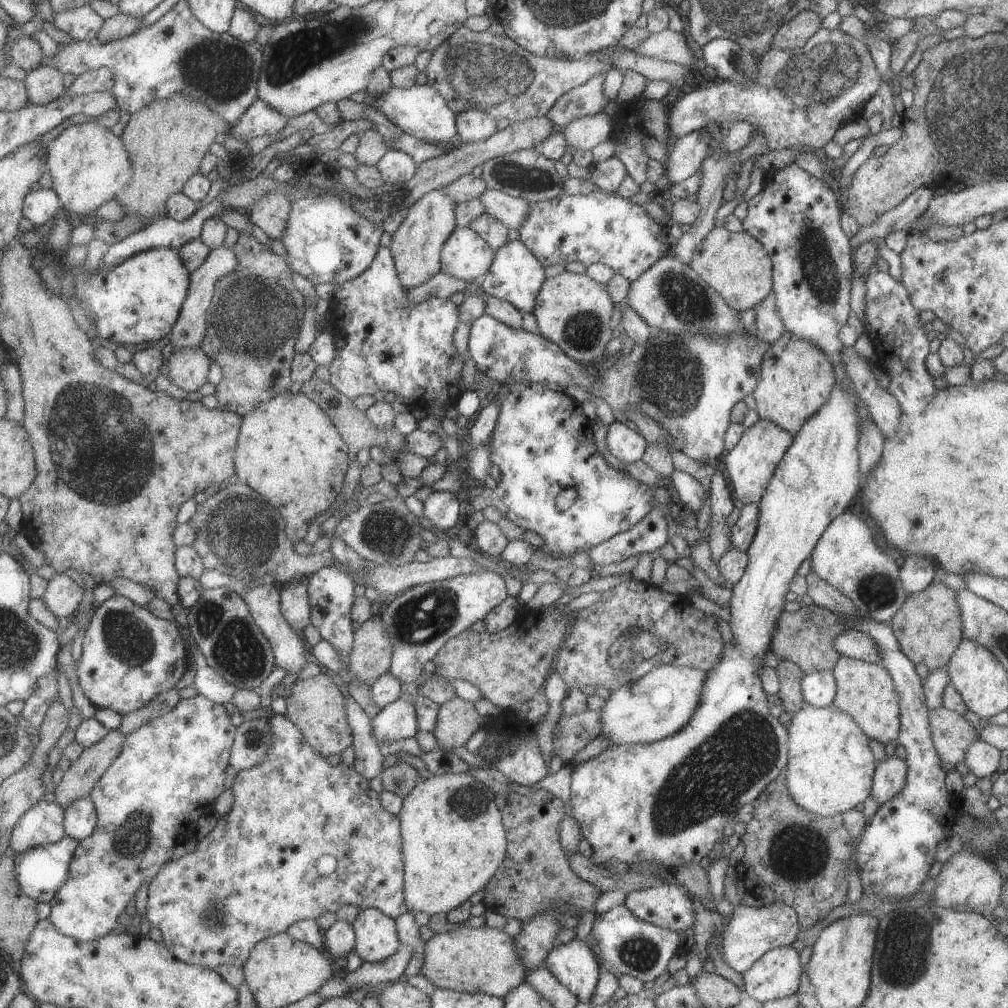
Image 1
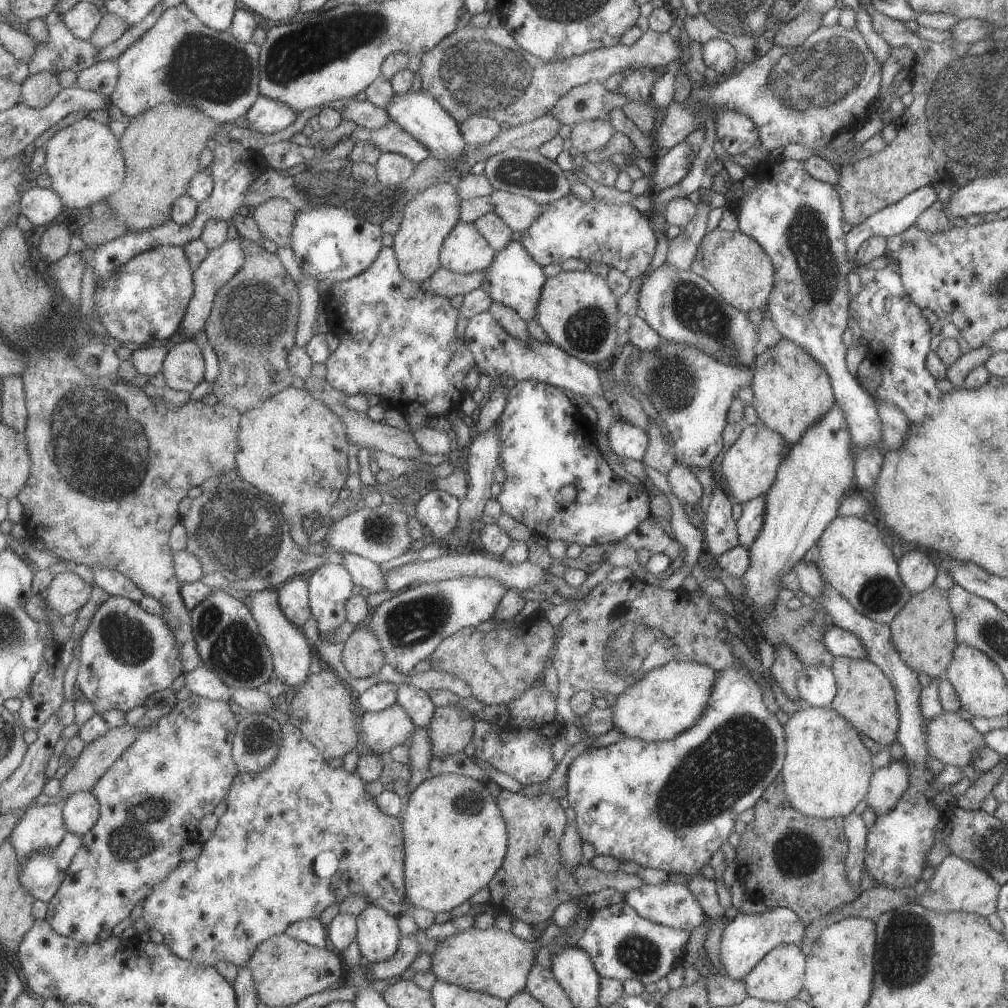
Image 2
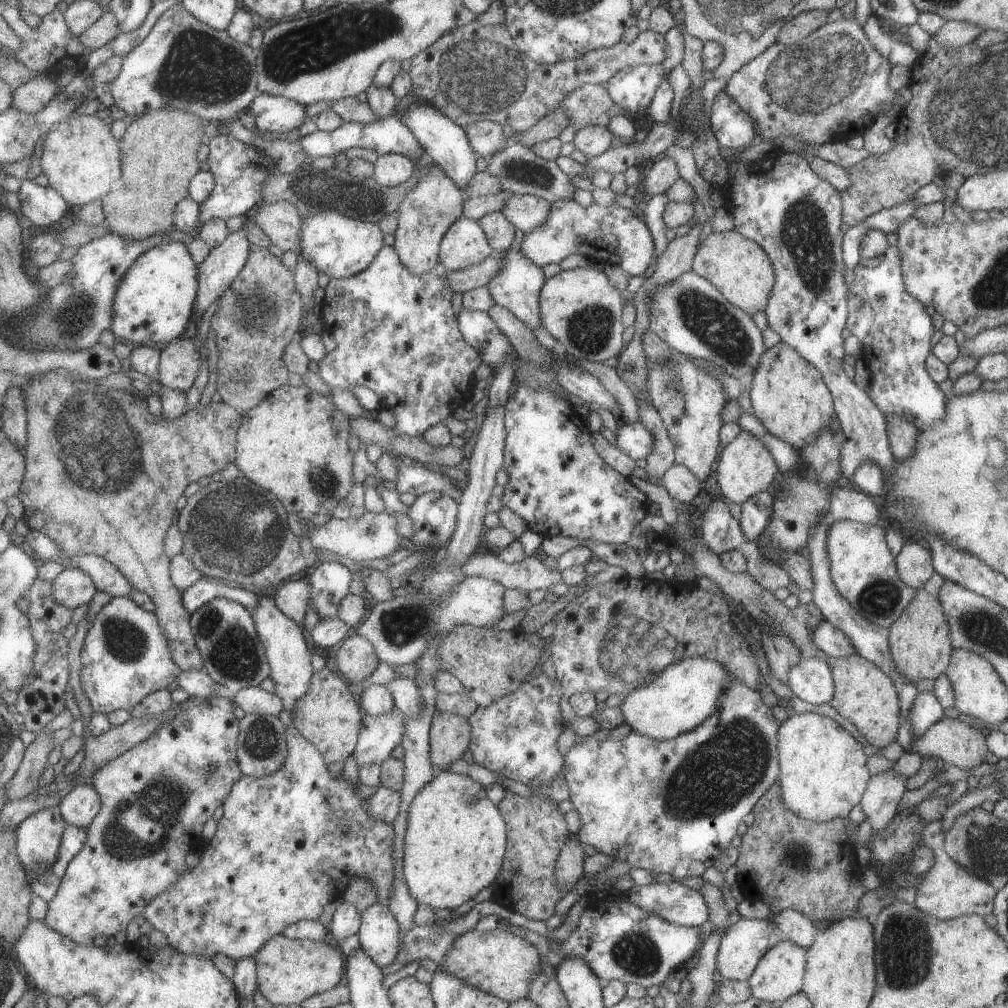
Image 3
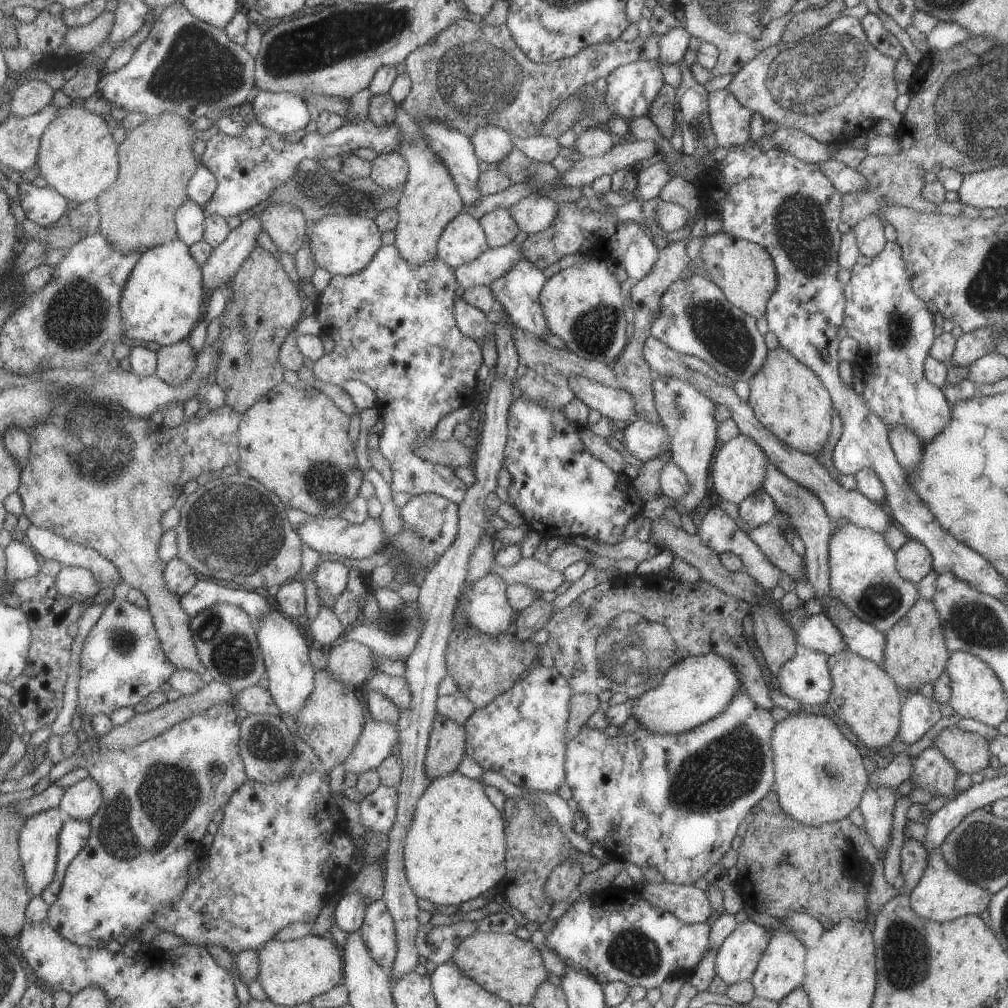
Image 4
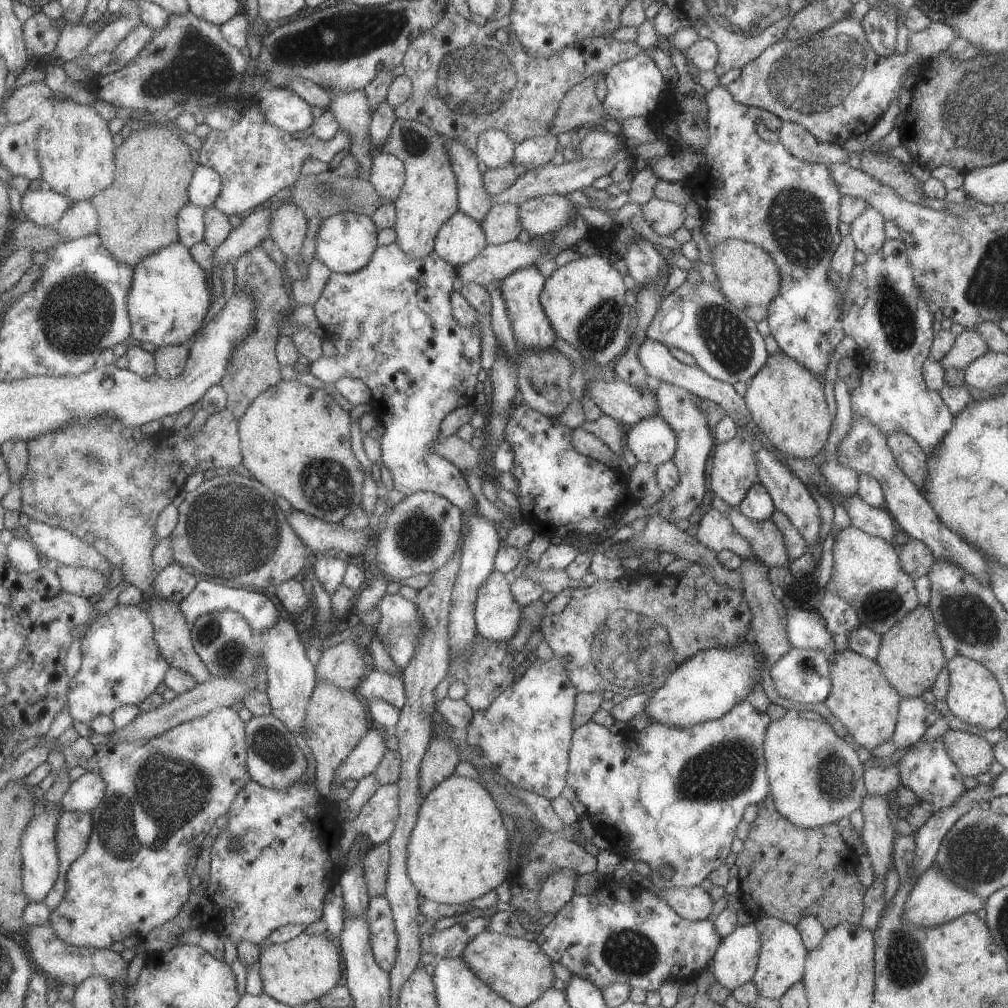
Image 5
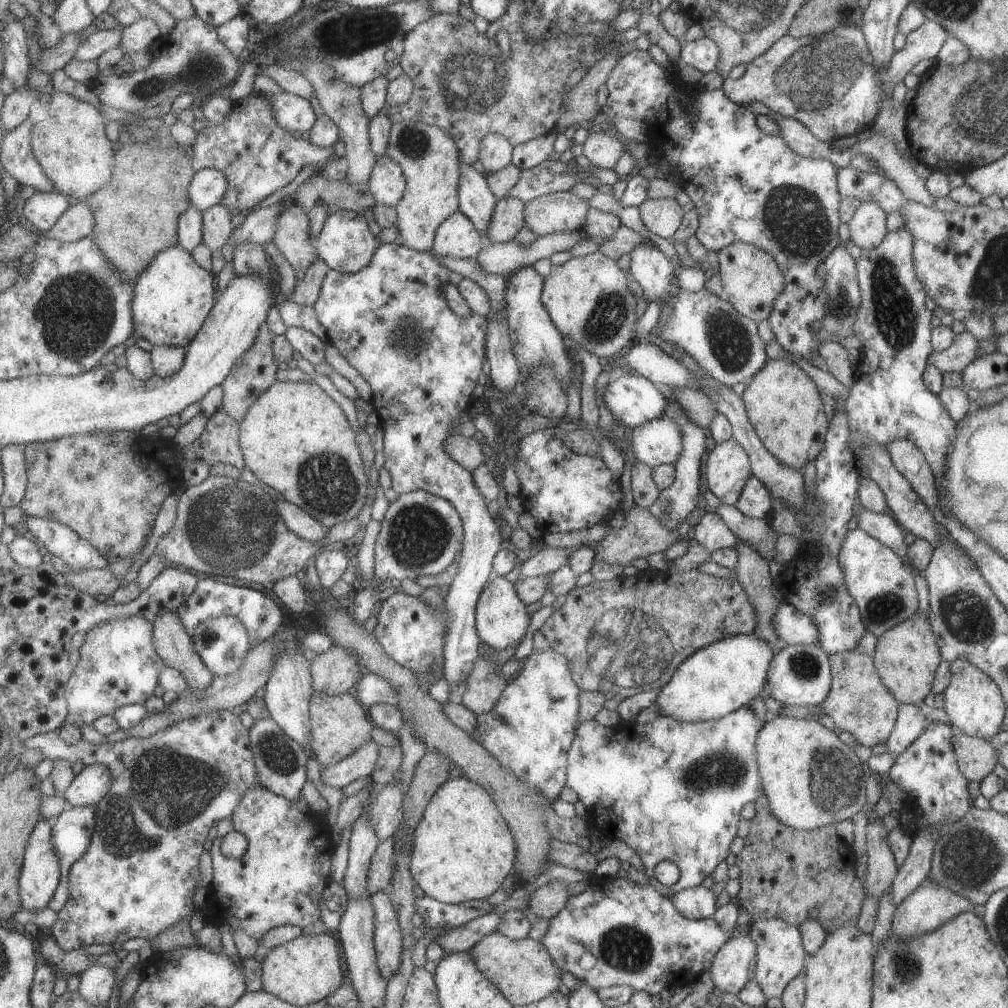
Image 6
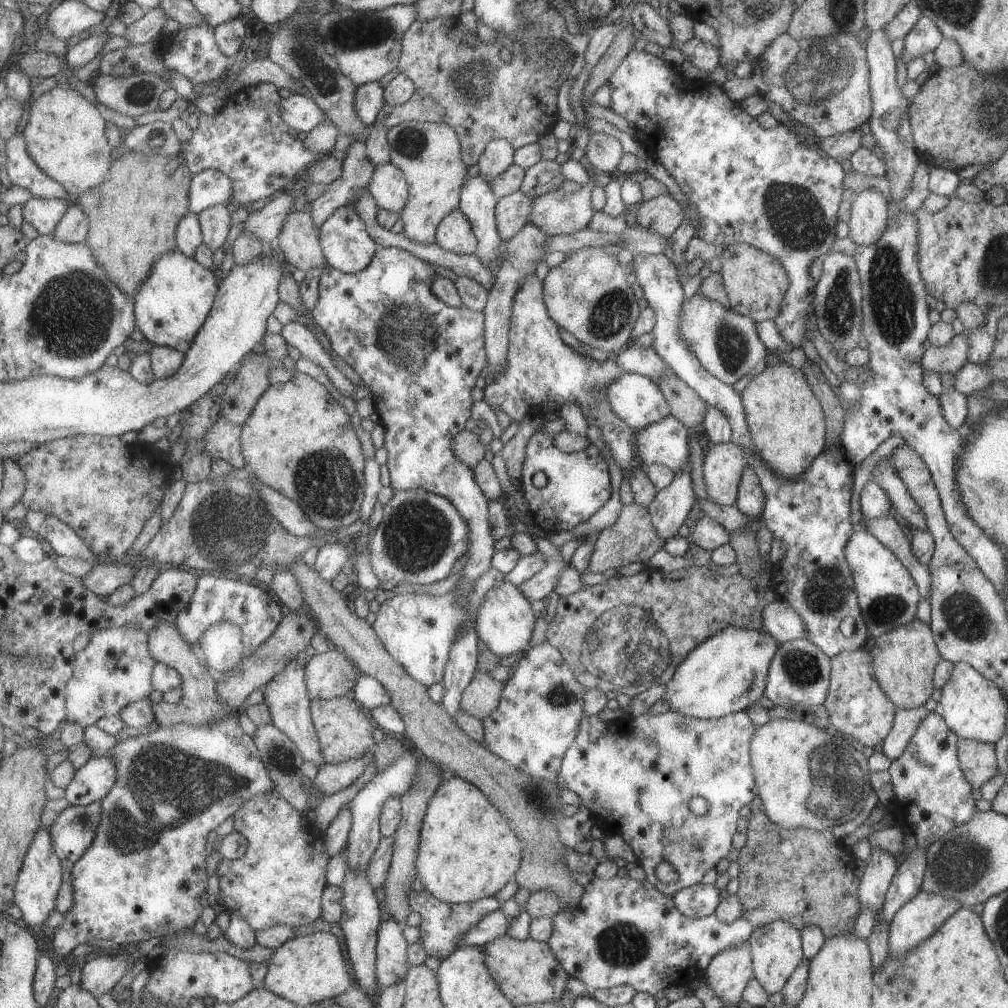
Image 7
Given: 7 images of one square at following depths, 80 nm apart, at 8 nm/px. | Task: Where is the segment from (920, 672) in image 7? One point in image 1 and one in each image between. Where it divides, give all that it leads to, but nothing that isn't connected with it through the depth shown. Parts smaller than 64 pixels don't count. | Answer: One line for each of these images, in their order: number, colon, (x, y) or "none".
1: (927, 628)
2: (923, 631)
3: (919, 642)
4: (914, 652)
5: (910, 655)
6: (906, 656)

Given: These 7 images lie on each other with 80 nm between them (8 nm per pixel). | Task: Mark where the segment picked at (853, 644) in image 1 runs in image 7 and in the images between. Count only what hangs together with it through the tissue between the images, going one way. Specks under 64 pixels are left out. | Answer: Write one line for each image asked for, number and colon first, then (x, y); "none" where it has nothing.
2: (840, 643)
3: (832, 642)
4: (817, 632)
5: (805, 629)
6: (792, 627)
7: (778, 620)

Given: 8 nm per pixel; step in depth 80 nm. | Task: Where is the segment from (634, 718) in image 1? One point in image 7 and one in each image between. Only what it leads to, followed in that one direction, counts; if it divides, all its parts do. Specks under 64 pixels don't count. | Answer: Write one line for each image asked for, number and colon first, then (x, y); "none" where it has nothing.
2: (668, 699)
3: (684, 692)
4: (697, 688)
5: (704, 687)
6: (719, 678)
7: (725, 674)

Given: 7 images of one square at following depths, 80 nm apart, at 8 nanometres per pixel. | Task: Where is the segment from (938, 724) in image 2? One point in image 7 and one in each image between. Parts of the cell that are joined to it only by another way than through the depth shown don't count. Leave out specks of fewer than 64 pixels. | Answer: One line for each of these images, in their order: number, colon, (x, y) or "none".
3: (955, 743)
4: (968, 752)
5: (971, 754)
6: (975, 757)
7: (977, 762)

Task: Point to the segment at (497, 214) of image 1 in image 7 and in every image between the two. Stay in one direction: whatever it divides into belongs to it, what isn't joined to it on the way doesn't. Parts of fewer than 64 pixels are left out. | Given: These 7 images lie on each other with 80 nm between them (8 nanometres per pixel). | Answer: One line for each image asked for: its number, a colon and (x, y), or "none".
2: (517, 212)
3: (524, 212)
4: (533, 213)
5: (538, 215)
6: (556, 212)
7: (554, 213)

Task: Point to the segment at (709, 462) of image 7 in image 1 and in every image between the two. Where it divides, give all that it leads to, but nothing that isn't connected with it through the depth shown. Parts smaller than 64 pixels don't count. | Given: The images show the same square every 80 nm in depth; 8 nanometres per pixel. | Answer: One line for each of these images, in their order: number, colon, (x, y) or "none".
1: (749, 465)
2: (749, 465)
3: (745, 467)
4: (739, 466)
5: (733, 469)
6: (727, 467)

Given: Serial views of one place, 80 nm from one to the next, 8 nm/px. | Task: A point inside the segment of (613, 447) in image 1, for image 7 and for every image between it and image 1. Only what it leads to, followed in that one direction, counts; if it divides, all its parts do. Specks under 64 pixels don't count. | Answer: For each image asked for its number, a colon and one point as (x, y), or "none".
2: (625, 441)
3: (631, 438)
4: (644, 440)
5: (651, 441)
6: (658, 442)
7: (665, 442)

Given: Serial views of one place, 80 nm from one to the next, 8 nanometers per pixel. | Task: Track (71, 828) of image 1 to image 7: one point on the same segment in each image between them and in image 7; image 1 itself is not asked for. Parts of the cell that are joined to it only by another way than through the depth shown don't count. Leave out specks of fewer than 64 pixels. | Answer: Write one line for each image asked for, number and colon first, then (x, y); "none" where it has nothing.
2: (82, 810)
3: (80, 807)
4: (82, 800)
5: (85, 794)
6: (94, 782)
7: (93, 782)

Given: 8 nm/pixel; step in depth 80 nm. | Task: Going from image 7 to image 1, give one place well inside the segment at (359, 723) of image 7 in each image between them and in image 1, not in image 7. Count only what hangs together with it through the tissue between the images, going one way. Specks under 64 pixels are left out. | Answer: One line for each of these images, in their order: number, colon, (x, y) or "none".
1: (316, 707)
2: (321, 708)
3: (326, 715)
4: (330, 720)
5: (334, 721)
6: (339, 726)

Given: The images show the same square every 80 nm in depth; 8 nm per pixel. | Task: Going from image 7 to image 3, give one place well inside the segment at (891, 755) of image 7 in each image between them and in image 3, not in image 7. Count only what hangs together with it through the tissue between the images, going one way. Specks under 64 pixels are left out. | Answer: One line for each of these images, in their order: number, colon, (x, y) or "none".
3: (925, 710)
4: (918, 713)
5: (914, 716)
6: (912, 719)

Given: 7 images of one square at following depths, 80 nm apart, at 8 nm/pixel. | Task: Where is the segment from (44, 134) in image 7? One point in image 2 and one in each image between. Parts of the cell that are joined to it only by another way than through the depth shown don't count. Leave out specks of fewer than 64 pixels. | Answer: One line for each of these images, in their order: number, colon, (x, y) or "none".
2: (84, 161)
3: (81, 159)
4: (78, 156)
5: (78, 156)
6: (69, 140)

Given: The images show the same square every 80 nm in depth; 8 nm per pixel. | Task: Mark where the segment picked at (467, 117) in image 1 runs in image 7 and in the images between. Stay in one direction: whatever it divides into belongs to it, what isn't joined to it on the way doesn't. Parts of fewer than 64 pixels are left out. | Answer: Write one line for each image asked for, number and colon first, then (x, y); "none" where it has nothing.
2: (476, 130)
3: (485, 136)
4: (490, 143)
5: (494, 148)
6: (495, 152)
7: (498, 155)

